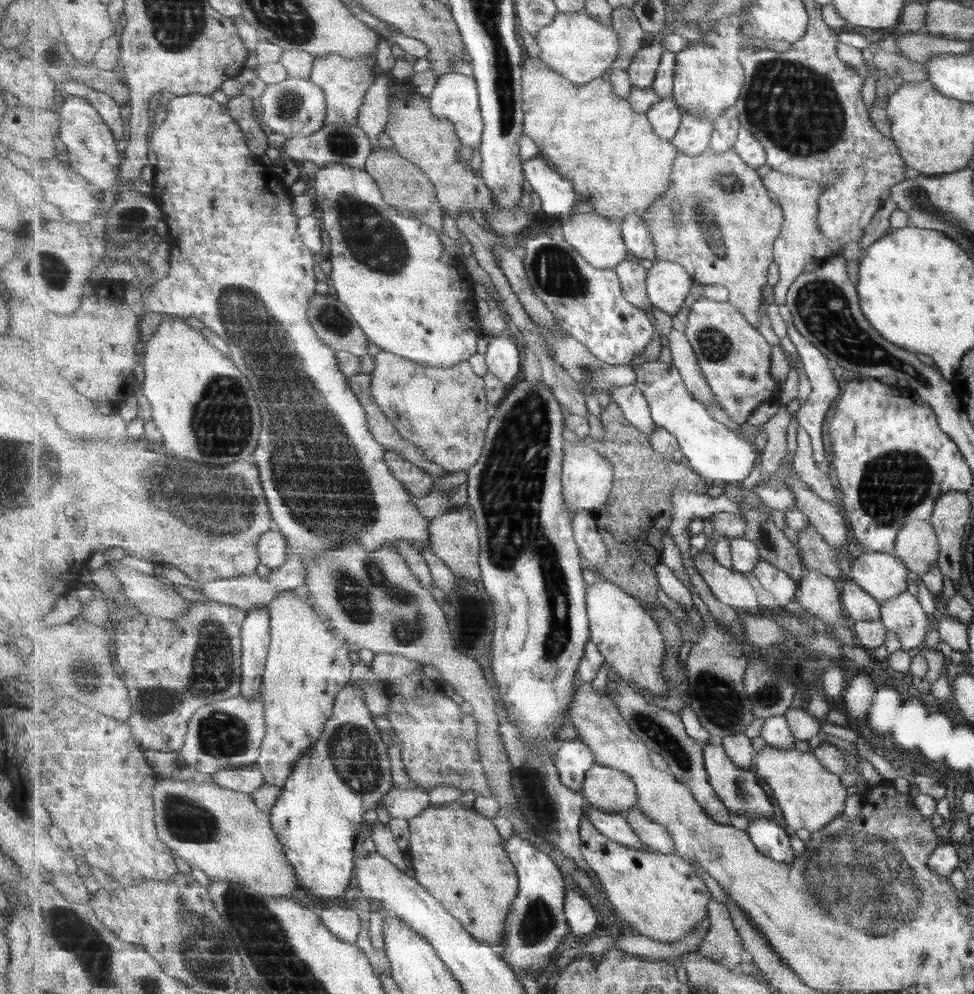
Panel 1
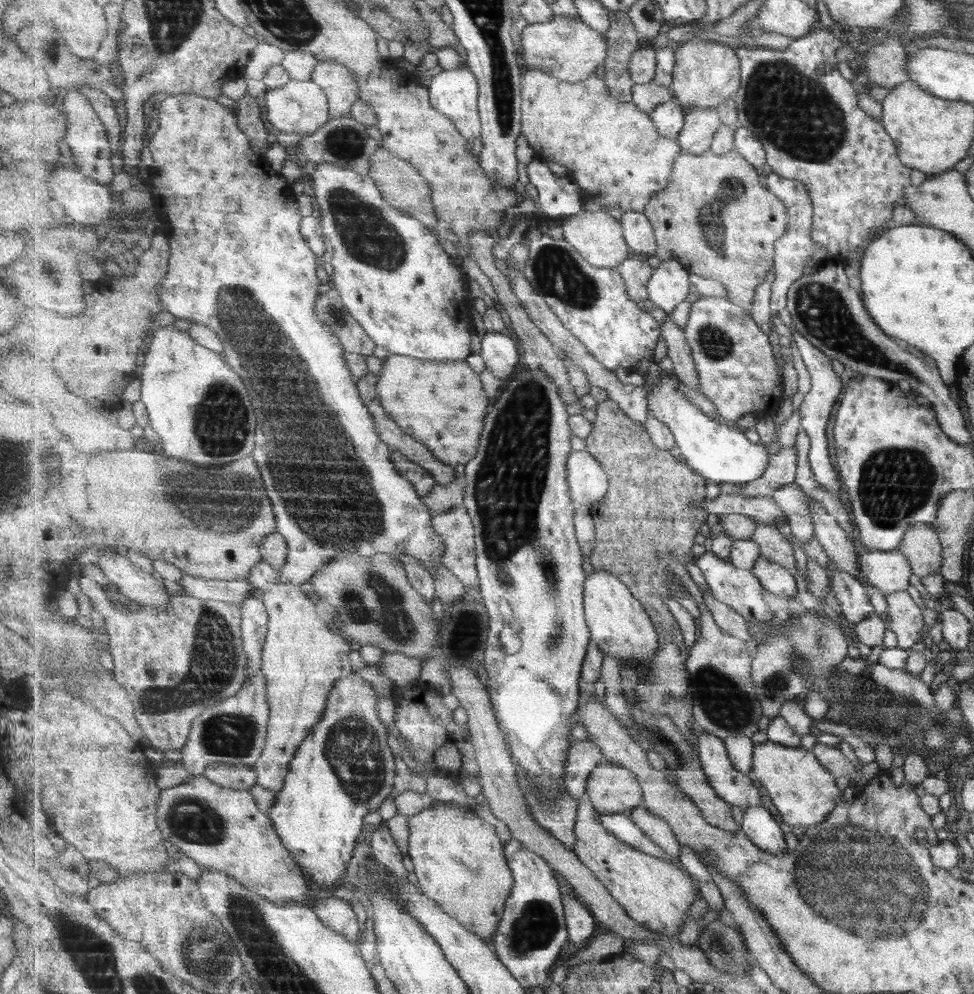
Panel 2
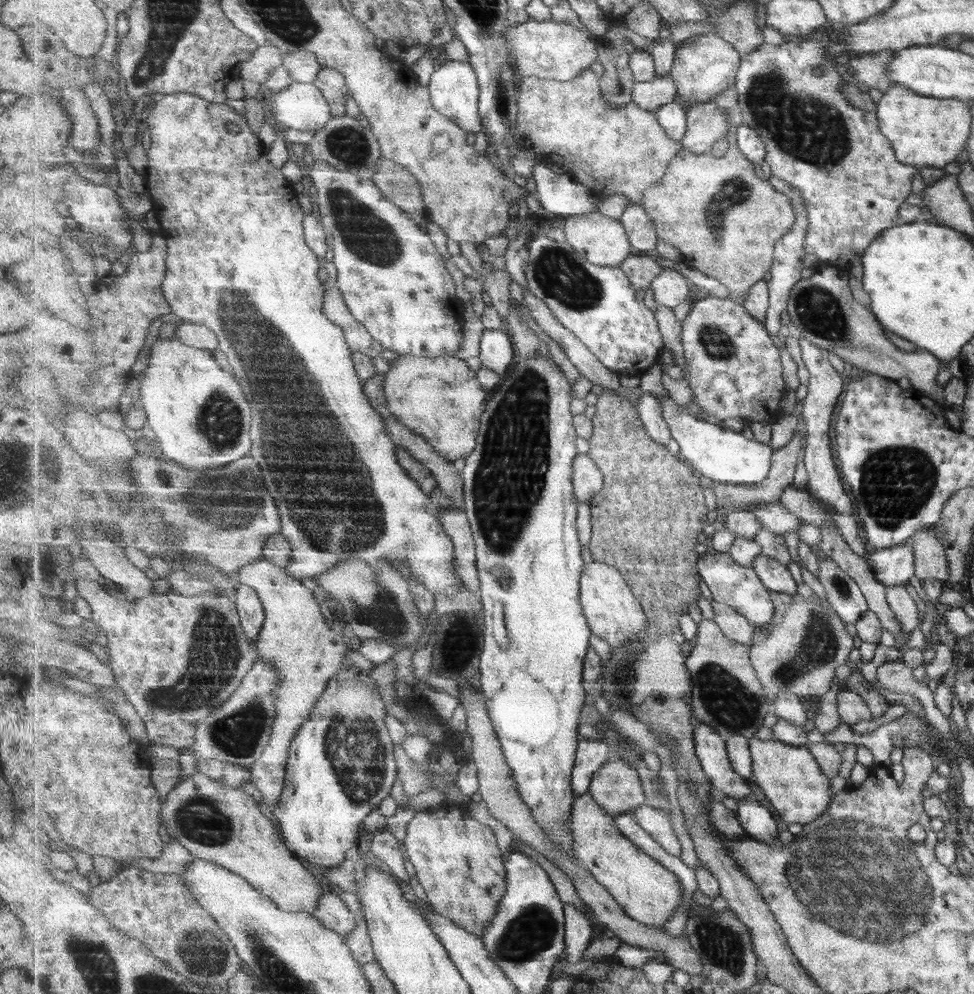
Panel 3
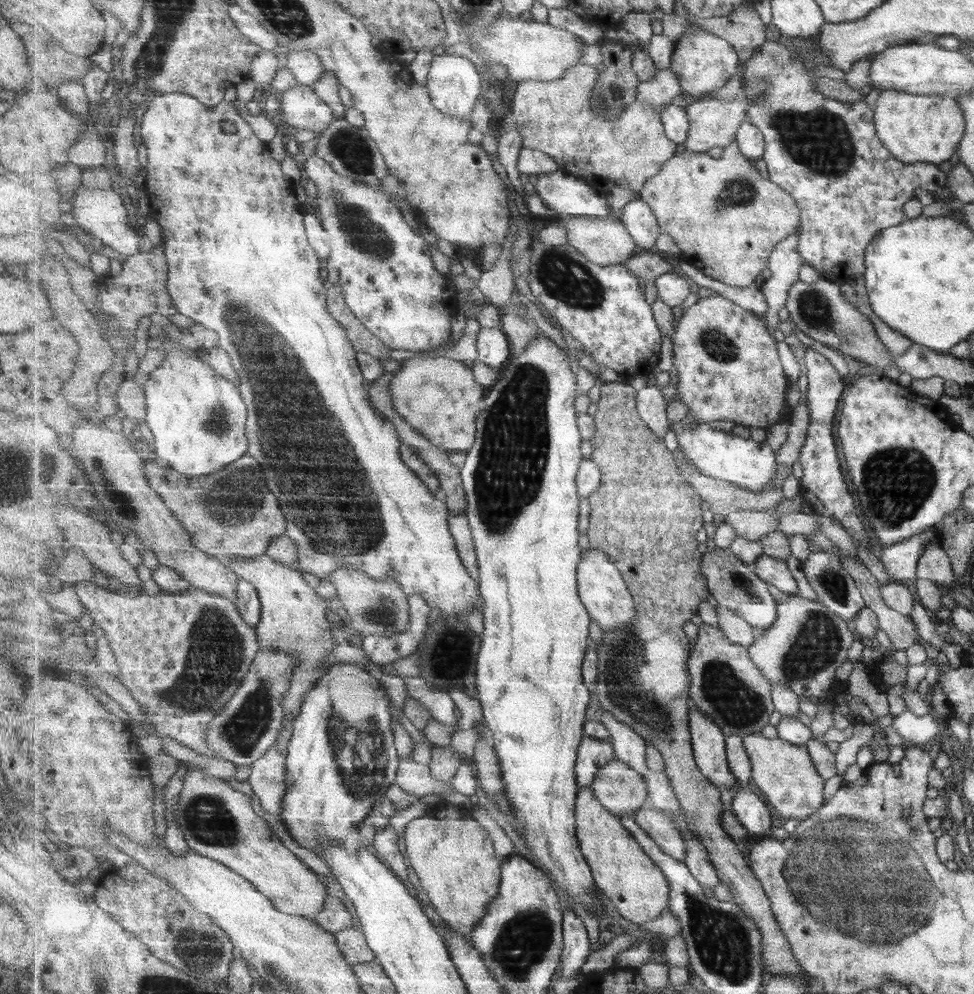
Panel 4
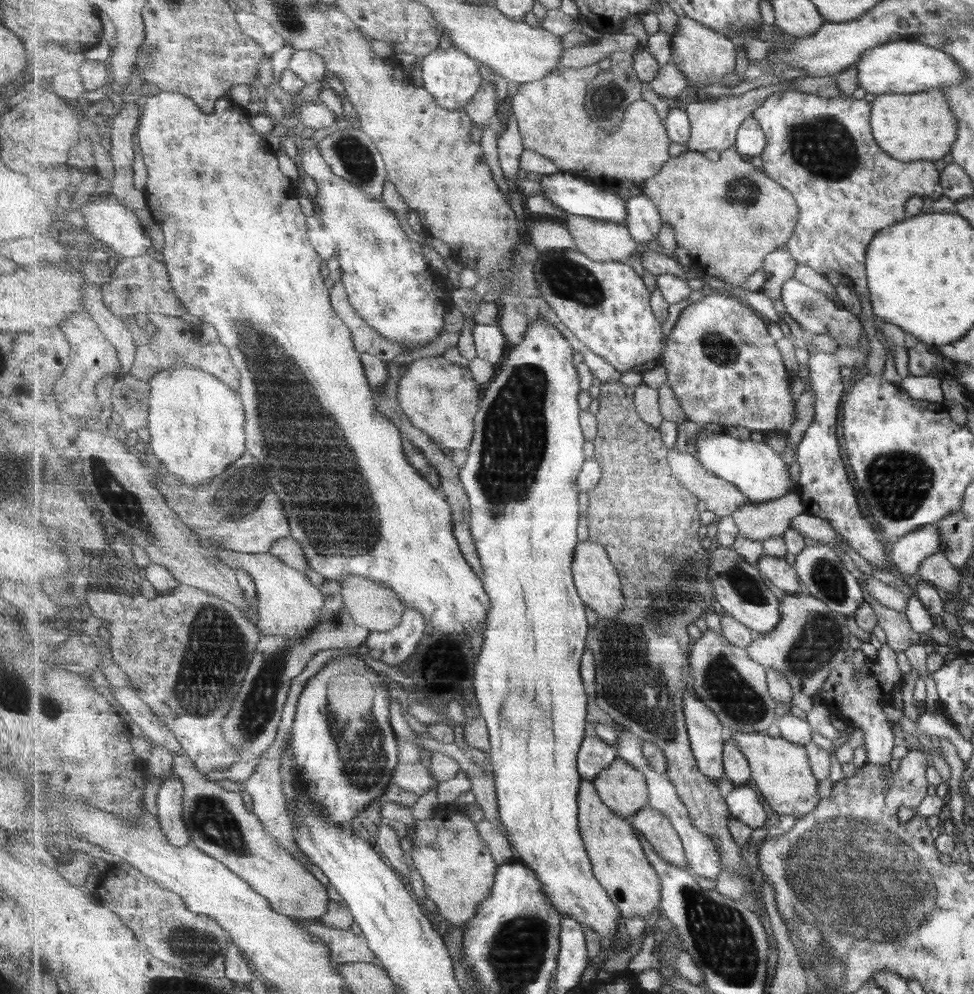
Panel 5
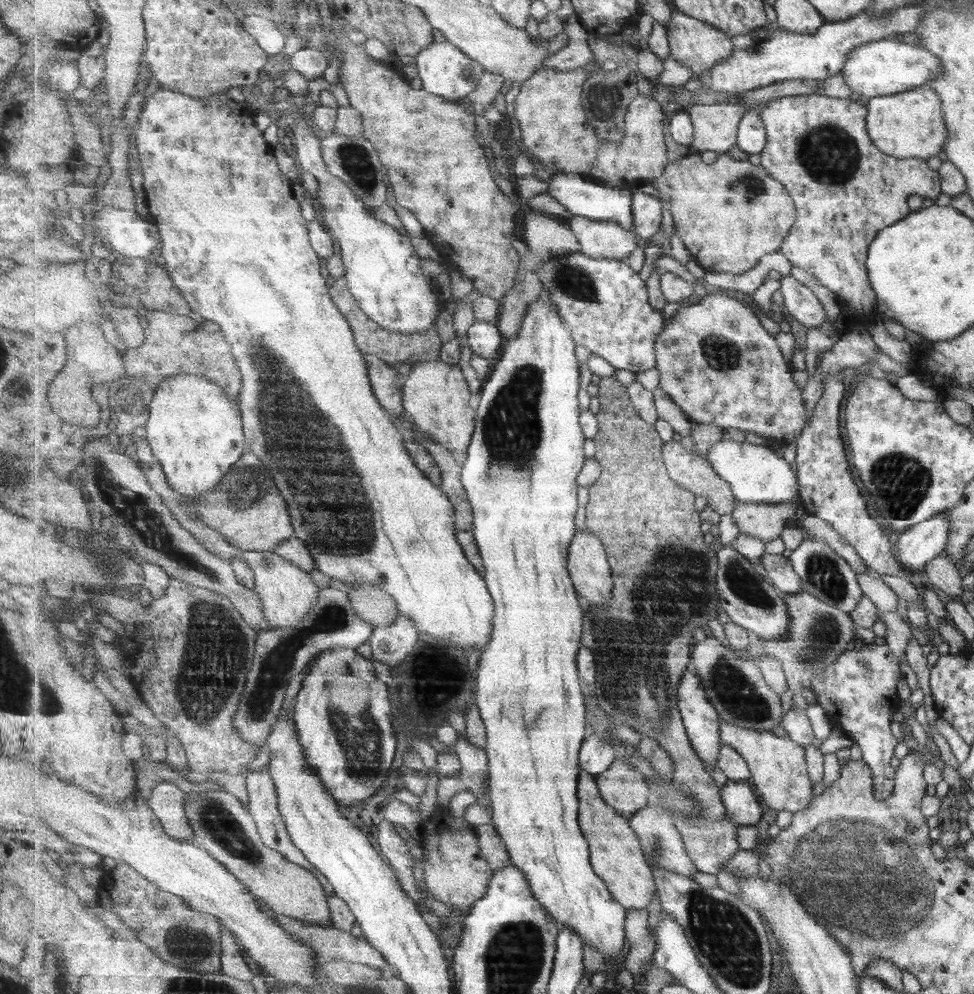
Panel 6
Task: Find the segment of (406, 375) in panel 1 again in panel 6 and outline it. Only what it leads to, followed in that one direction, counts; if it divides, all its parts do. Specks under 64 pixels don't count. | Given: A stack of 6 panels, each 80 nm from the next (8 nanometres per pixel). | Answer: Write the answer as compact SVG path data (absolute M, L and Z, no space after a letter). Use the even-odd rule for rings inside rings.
M440 359L419 361L405 381L404 407L419 430L451 451L467 451L476 431L476 411L469 404L473 394L461 368Z

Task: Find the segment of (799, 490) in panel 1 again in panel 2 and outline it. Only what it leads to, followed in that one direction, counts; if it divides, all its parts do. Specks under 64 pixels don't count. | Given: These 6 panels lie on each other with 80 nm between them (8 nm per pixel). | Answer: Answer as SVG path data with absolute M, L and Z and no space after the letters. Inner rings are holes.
M815 499L810 500L810 517L814 522L816 537L835 568L856 578L855 548L843 529L839 528L837 521Z

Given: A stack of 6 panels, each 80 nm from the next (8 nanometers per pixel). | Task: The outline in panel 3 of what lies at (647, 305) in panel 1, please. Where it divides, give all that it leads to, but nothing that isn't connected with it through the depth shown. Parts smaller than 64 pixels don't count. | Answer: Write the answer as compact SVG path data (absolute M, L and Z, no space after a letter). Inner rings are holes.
M634 253L620 267L640 295L645 290L649 290L655 277L663 270L663 267L655 261L654 253Z

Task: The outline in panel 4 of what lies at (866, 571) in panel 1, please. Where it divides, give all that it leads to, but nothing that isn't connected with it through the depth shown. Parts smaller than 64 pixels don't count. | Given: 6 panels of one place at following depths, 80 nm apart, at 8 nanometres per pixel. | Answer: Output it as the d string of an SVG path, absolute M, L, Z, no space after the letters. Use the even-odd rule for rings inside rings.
M931 529L924 533L906 537L901 542L881 547L878 550L878 559L885 572L890 576L891 582L911 580L916 576L916 560L921 549L934 538Z

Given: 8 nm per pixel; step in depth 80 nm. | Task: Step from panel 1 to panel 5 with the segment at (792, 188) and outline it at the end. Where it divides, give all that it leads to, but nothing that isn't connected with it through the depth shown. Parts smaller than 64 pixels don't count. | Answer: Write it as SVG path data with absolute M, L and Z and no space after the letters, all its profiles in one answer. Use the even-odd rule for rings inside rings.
M787 245L768 254L764 262L764 269L771 276L763 284L762 290L771 301L782 299L783 285L788 280L795 278L797 264L797 260L790 253Z

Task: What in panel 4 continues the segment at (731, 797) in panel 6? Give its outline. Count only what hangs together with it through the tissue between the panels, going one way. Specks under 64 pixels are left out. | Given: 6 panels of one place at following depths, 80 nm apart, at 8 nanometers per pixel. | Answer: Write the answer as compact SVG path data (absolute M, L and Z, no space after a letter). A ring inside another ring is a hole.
M748 789L738 790L733 799L732 810L749 832L759 834L760 837L768 837L771 834L771 814L765 802L755 792Z

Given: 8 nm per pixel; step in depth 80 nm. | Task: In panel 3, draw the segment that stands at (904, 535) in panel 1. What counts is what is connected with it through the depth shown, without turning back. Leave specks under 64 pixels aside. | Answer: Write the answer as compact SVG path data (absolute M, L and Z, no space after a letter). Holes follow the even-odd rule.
M929 528L916 530L906 539L914 558L914 575L923 580L934 578L946 580L947 561L939 538Z

